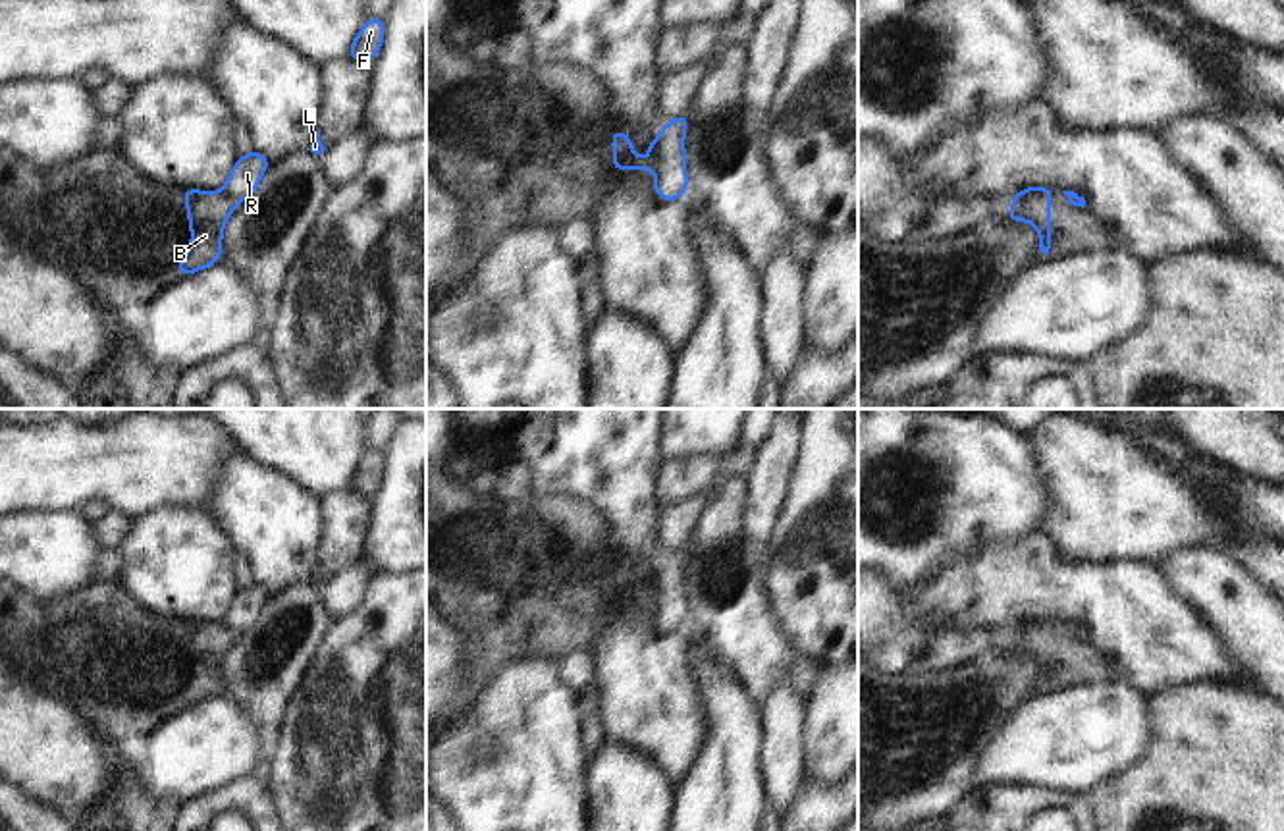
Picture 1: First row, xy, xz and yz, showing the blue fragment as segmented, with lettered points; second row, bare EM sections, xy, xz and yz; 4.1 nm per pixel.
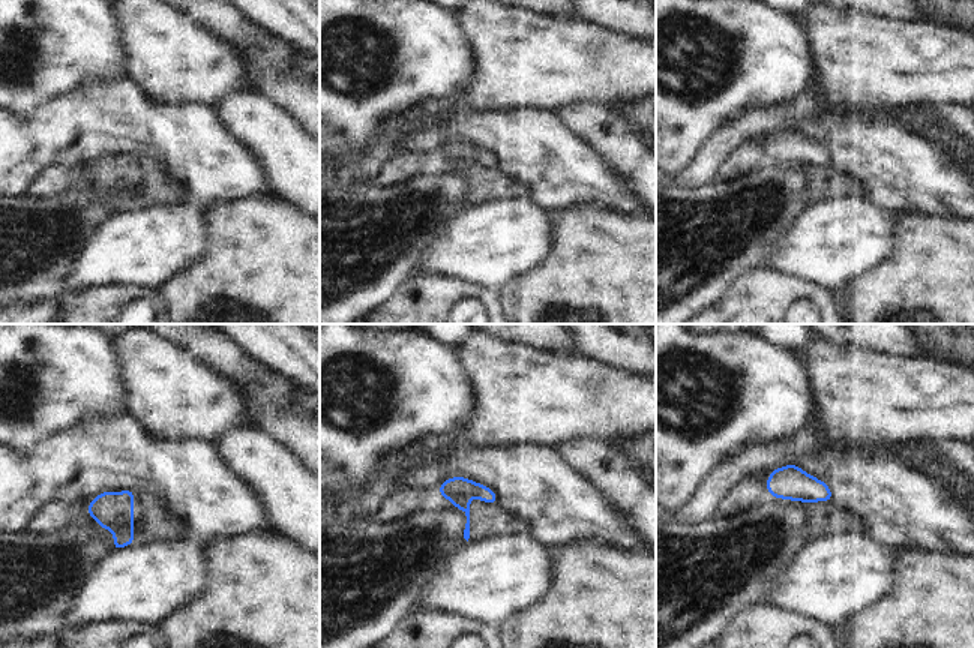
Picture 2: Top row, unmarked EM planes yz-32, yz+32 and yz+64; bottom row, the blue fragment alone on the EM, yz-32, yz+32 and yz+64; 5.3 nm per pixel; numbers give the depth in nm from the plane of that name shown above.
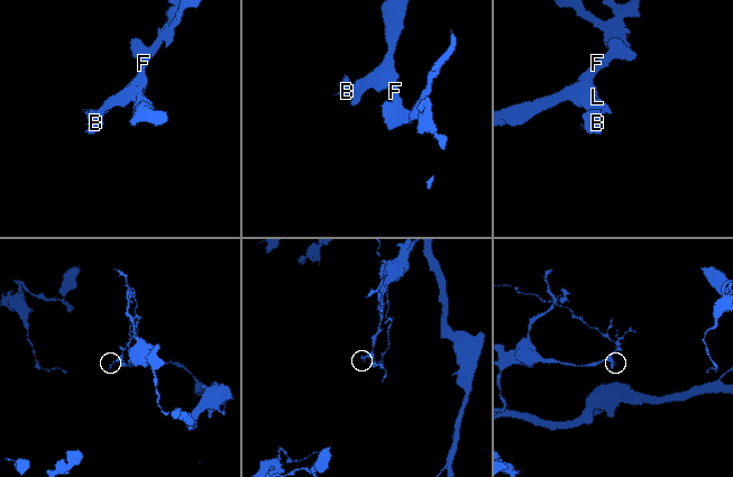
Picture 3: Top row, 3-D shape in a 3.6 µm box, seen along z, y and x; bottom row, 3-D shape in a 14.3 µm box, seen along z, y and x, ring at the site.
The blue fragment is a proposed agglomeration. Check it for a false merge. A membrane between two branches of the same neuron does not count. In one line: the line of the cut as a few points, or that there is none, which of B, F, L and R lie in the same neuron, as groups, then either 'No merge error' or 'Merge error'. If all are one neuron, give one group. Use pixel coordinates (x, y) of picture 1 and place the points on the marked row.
Split along xz (652, 141), (656, 168). Groups: B / F L R. Merge error

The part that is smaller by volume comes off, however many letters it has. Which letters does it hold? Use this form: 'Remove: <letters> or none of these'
Remove: B

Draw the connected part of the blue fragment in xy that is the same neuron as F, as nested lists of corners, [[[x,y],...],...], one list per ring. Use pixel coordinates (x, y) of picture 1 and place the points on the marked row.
[[[368,17],[361,33],[353,37],[349,58],[370,64],[384,42],[384,19]]]

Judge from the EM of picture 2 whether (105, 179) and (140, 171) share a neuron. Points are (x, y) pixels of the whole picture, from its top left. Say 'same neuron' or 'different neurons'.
same neuron

